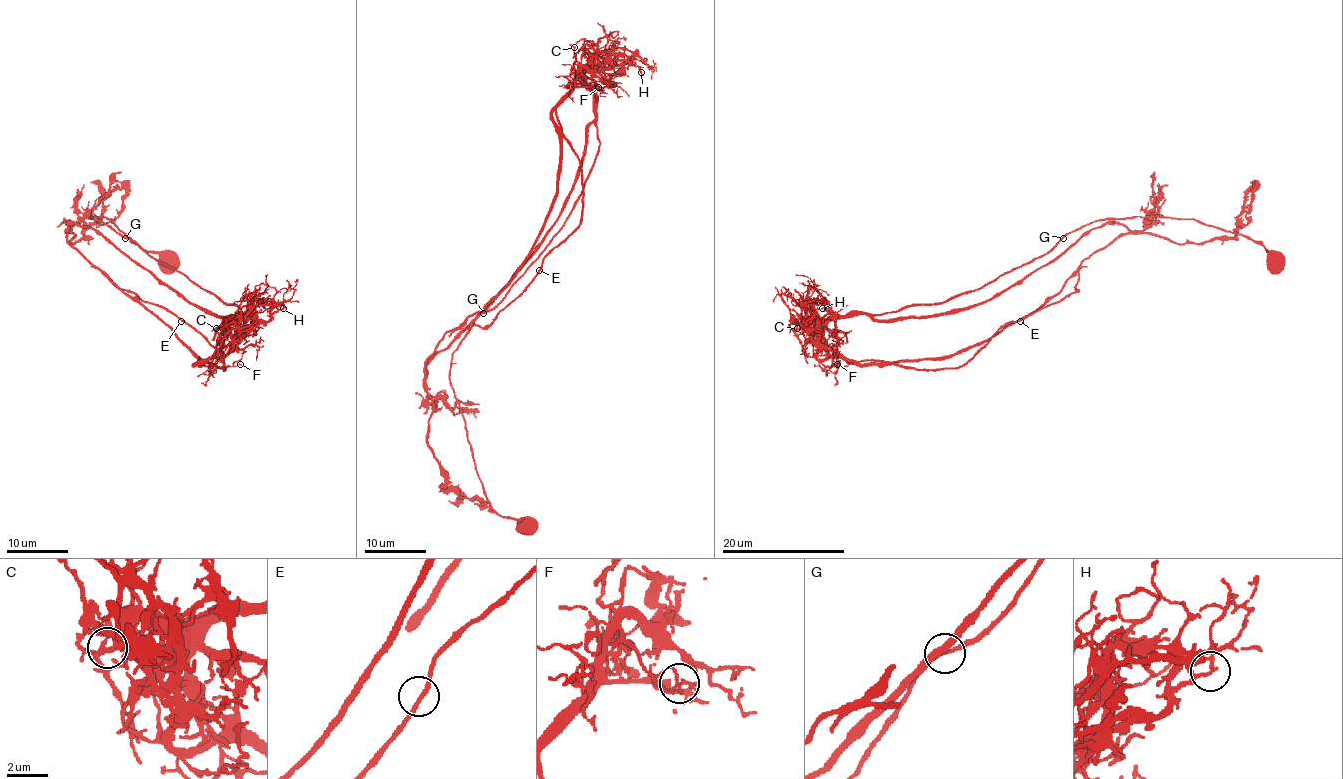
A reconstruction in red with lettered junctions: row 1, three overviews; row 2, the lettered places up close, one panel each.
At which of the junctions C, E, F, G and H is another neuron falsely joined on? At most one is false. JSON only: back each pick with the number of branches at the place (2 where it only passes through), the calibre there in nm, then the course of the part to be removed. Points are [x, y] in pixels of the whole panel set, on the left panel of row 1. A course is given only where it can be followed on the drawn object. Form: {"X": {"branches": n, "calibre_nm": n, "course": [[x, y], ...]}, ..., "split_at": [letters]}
{"H": {"branches": 2, "calibre_nm": 110, "course": [[283, 308], [250, 325], [222, 357], [197, 361], [67, 241], [118, 215], [125, 187], [116, 180]]}, "split_at": ["H"]}

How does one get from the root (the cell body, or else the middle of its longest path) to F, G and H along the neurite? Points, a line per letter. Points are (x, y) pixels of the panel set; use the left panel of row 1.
F: (165, 262), (112, 219), (92, 218), (234, 304), (242, 311), (223, 322), (219, 361), (240, 364)
G: (165, 262), (158, 253), (145, 252), (135, 244), (112, 219), (92, 218), (125, 238)
H: (165, 262), (112, 219), (92, 218), (234, 304), (242, 311), (228, 324), (240, 318), (265, 322), (283, 308)

